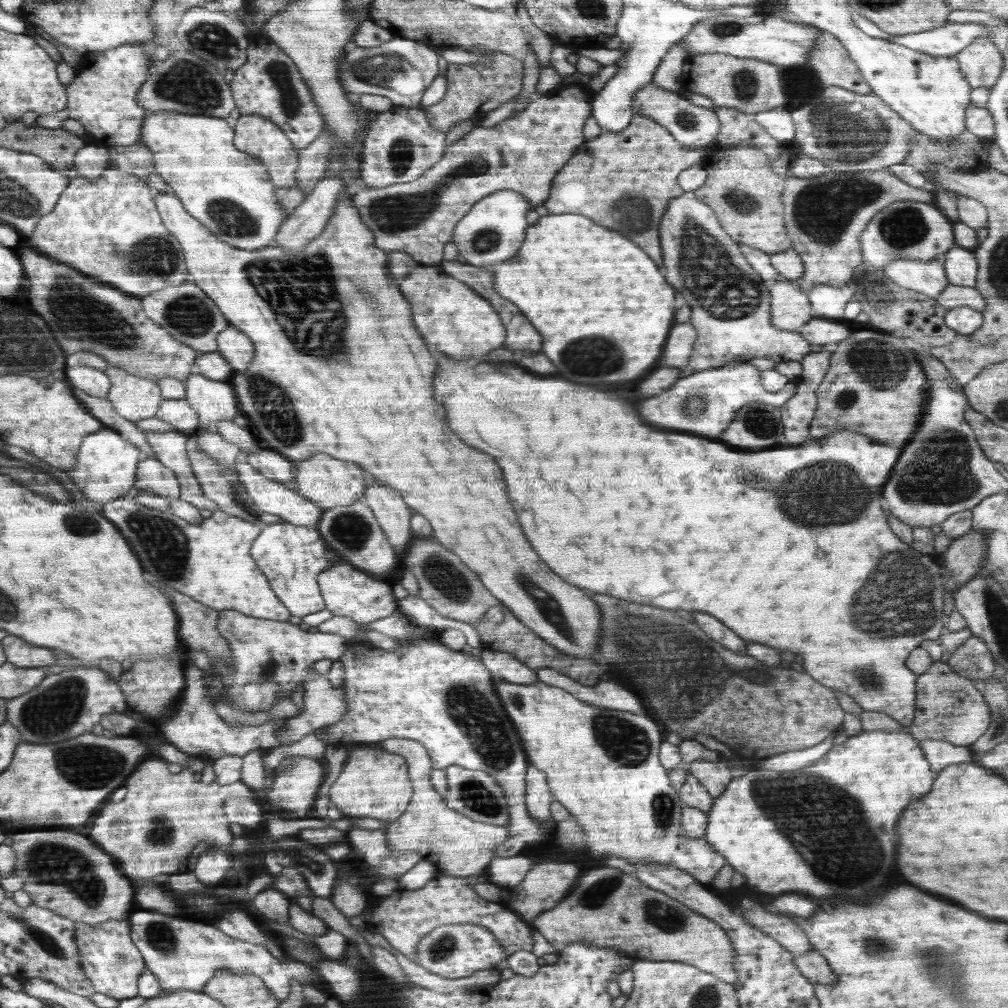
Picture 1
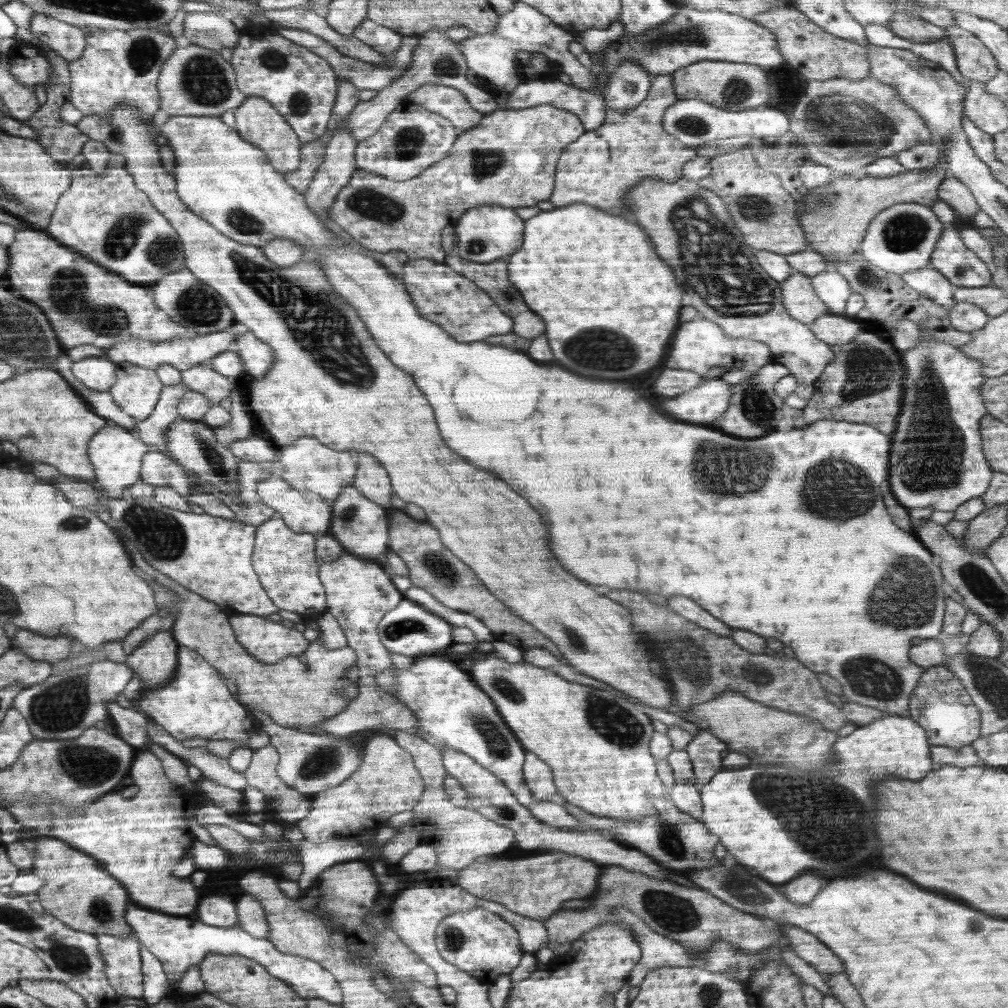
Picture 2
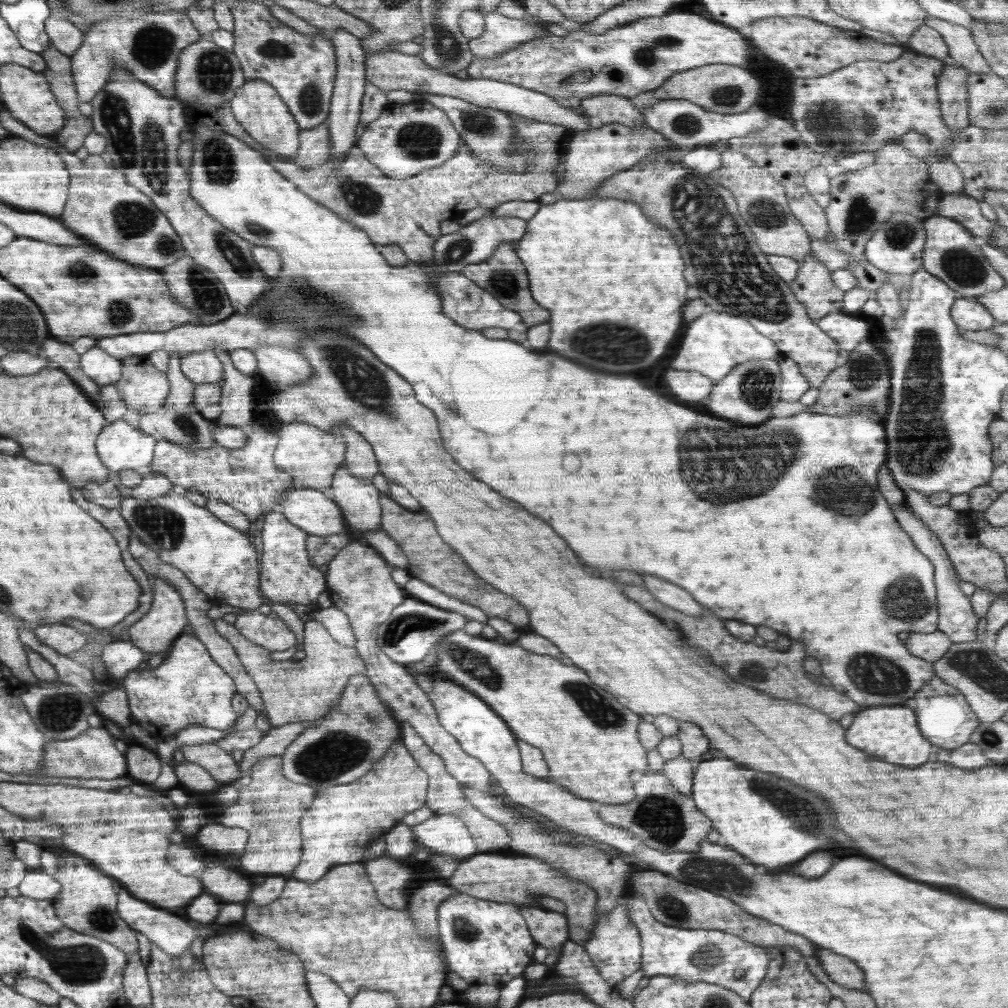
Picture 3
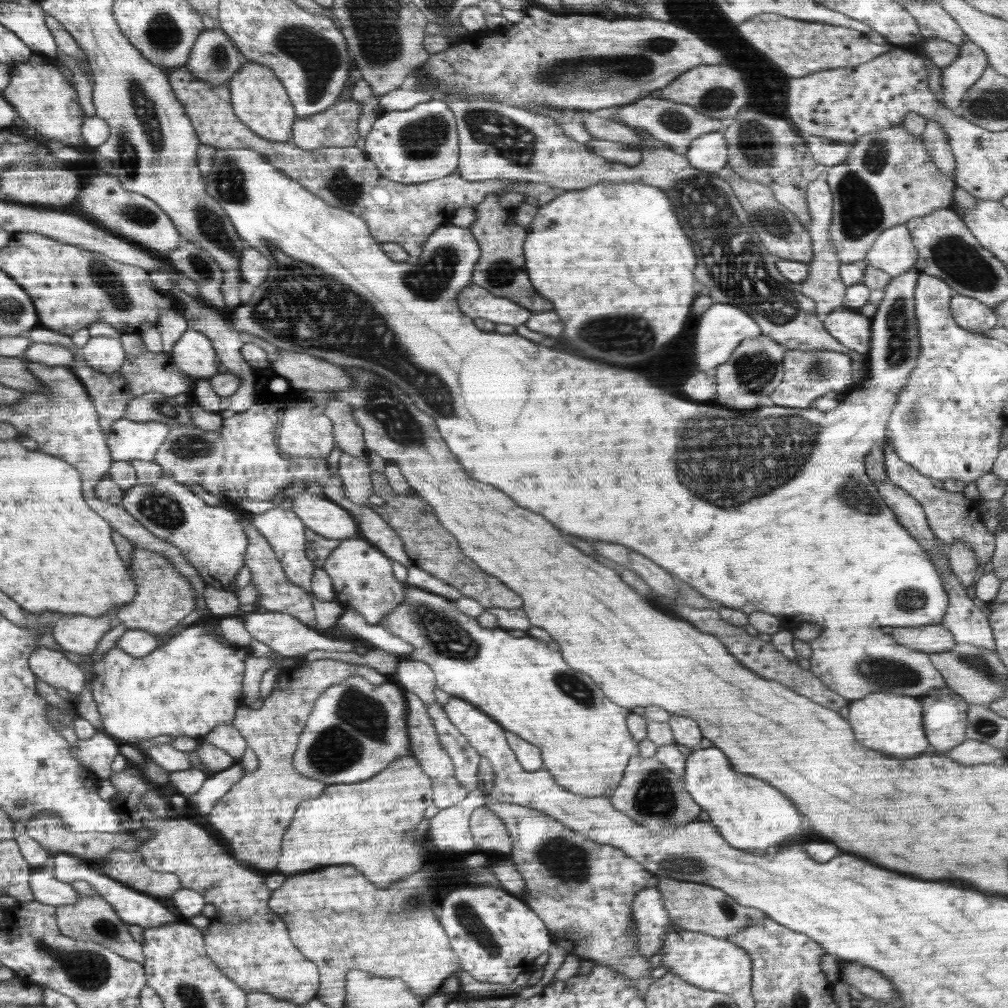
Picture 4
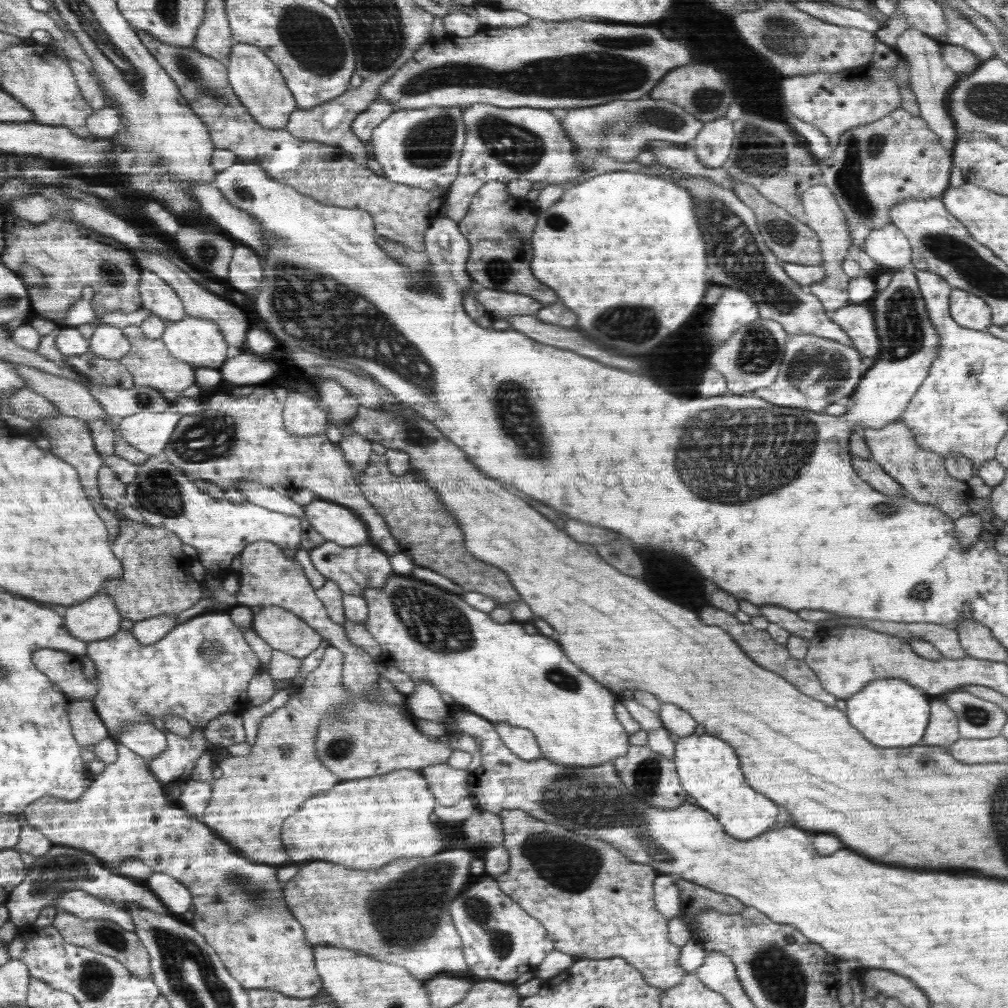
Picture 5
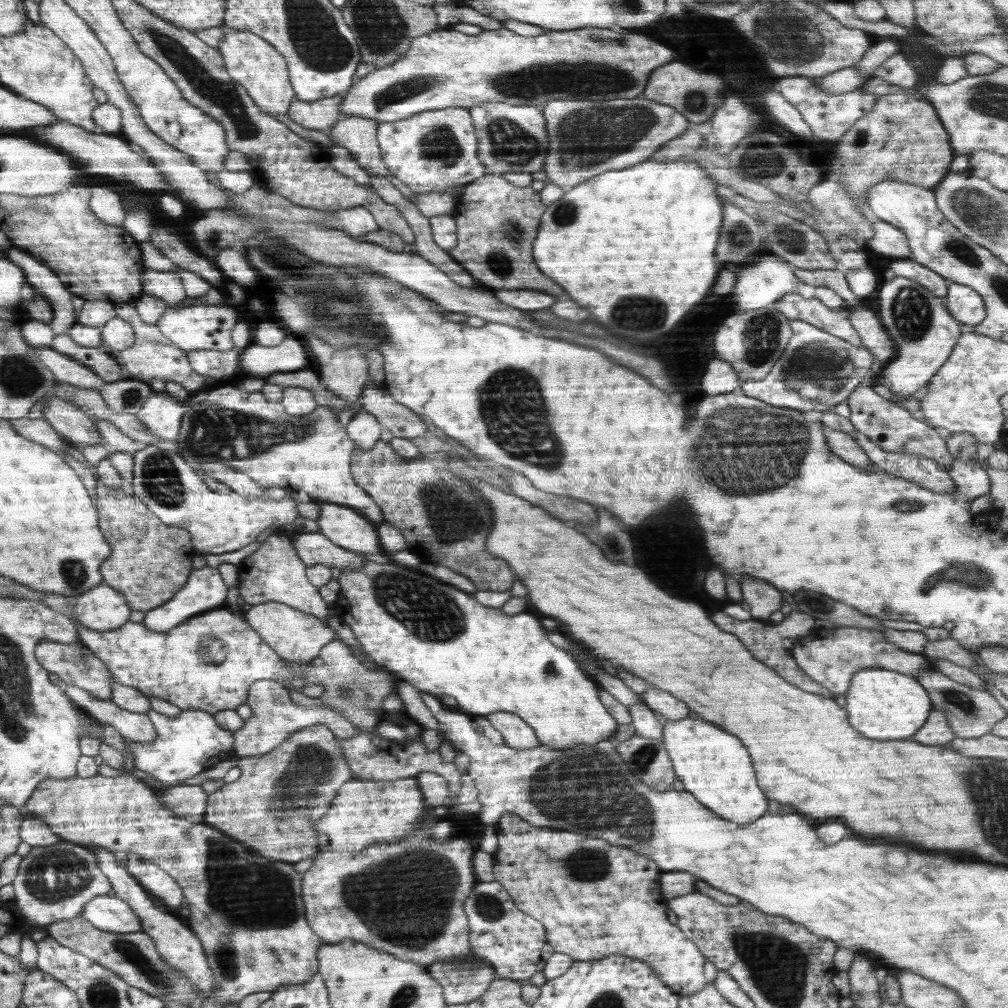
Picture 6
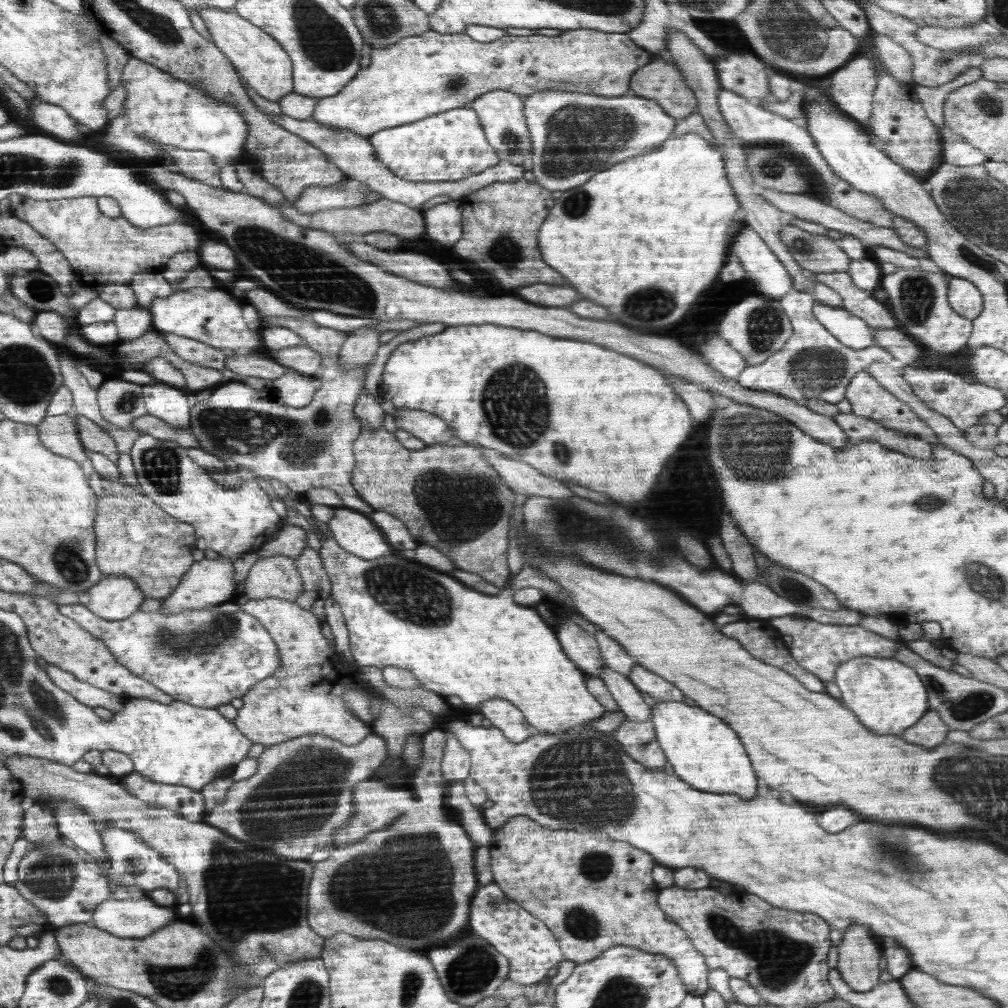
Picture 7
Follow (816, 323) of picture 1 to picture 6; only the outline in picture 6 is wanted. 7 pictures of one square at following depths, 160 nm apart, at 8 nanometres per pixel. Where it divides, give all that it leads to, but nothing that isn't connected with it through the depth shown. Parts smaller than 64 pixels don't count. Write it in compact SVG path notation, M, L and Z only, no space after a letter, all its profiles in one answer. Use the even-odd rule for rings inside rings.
M872 302L866 306L855 308L848 312L851 325L857 330L858 336L866 347L878 361L885 364L893 360L895 356L895 346L889 337L888 331L881 324L879 315Z

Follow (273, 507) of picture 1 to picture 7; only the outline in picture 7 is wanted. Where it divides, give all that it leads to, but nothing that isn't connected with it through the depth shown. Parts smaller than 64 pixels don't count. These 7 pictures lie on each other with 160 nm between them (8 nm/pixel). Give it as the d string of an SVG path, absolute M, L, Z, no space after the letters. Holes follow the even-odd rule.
M346 506L336 508L334 516L327 526L344 550L364 559L390 555L388 542L366 516Z

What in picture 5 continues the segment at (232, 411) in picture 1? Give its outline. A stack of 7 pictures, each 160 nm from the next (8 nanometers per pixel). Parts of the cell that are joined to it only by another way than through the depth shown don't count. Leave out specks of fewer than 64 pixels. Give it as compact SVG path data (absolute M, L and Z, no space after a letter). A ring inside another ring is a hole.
M185 314L180 320L166 323L161 339L177 359L196 368L219 368L224 364L222 360L226 360L226 354L228 354L228 342L221 328L212 319Z

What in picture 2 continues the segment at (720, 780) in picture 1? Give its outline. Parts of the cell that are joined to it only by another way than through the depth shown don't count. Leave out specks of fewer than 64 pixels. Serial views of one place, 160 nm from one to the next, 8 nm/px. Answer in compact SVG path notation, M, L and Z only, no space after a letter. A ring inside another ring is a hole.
M700 729L685 746L698 783L707 783L722 766L722 752L727 744L716 738L710 731Z

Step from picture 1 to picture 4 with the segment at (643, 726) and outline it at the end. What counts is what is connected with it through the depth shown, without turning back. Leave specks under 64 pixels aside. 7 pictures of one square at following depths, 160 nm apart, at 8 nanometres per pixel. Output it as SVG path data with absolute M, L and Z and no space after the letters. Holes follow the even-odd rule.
M406 586L406 594L407 596L404 597L404 600L400 602L392 612L388 612L388 616L384 618L381 624L394 634L394 637L398 637L398 639L402 639L404 643L408 642L414 647L414 652L412 652L412 656L410 656L409 659L421 660L430 666L435 674L435 686L437 688L444 690L444 692L447 692L451 696L463 698L475 704L476 707L480 708L480 711L484 712L486 715L490 715L492 719L500 723L500 726L505 727L506 731L520 735L520 738L527 739L527 741L534 744L534 746L539 746L539 749L542 751L542 768L550 772L550 774L556 778L556 782L558 782L560 786L567 787L569 791L574 791L576 794L592 794L592 796L598 796L598 794L606 794L608 788L614 790L614 788L618 786L620 778L623 778L622 772L626 772L627 765L630 764L631 758L639 755L638 741L632 740L632 735L629 733L626 724L626 716L631 713L628 709L618 706L618 703L612 702L587 674L572 670L572 668L562 660L560 652L556 652L556 647L554 645L538 641L528 634L524 634L521 638L514 638L514 636L512 636L512 631L507 631L498 626L492 628L484 627L476 619L462 614L462 612L456 608L455 601L448 600L446 597L440 595L430 594L430 592L420 590L420 588Z

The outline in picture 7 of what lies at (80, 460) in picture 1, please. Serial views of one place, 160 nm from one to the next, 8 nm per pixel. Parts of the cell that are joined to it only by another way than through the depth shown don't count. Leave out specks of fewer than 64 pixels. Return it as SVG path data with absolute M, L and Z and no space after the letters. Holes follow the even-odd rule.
M164 384L143 386L148 414L168 421L172 426L188 429L191 421L191 406L182 389Z

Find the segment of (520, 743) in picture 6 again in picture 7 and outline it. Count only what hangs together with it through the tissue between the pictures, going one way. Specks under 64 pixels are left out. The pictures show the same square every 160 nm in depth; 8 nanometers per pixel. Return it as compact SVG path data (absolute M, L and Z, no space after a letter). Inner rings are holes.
M491 698L479 706L477 711L484 716L488 724L498 727L512 742L519 743L526 741L537 731L514 705L505 698Z

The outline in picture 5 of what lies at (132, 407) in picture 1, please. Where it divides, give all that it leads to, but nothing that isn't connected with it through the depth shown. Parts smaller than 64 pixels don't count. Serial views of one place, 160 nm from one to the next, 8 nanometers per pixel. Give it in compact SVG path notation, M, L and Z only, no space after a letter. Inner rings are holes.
M133 324L122 328L123 333L129 338L131 347L129 351L119 360L128 369L132 376L133 386L145 386L165 392L183 392L194 384L194 370L192 365L177 359L175 355L167 349L162 339L149 339L143 334L141 325Z

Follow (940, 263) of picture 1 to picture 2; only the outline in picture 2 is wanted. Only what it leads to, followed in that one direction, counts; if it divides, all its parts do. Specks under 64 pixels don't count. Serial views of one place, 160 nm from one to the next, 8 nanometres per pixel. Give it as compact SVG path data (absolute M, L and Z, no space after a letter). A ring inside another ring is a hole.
M926 266L920 270L905 272L901 277L917 293L925 295L928 299L936 301L940 306L950 309L955 303L954 286L941 272Z

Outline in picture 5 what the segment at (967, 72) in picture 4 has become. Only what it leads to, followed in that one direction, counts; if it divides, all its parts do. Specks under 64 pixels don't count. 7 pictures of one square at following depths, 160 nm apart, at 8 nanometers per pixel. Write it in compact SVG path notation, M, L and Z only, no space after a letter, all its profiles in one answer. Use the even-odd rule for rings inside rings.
M946 5L941 7L947 24L947 31L941 40L938 40L939 42L958 45L969 50L975 54L979 66L995 56L992 43L980 29L975 27L970 19L964 18L956 9L951 9Z

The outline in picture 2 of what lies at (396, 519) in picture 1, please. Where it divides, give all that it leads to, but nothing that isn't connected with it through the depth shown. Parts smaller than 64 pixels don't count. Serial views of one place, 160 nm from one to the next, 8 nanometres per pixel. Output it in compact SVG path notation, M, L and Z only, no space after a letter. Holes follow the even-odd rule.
M358 454L358 472L353 485L366 497L380 505L386 513L396 511L390 506L390 478L378 460L370 454Z

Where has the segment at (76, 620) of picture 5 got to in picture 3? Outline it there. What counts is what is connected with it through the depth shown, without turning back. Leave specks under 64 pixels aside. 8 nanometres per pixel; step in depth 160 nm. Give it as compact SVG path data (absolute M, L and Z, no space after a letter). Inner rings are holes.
M62 623L40 625L32 632L38 642L42 642L44 646L48 646L64 656L86 646L86 638L78 630Z

